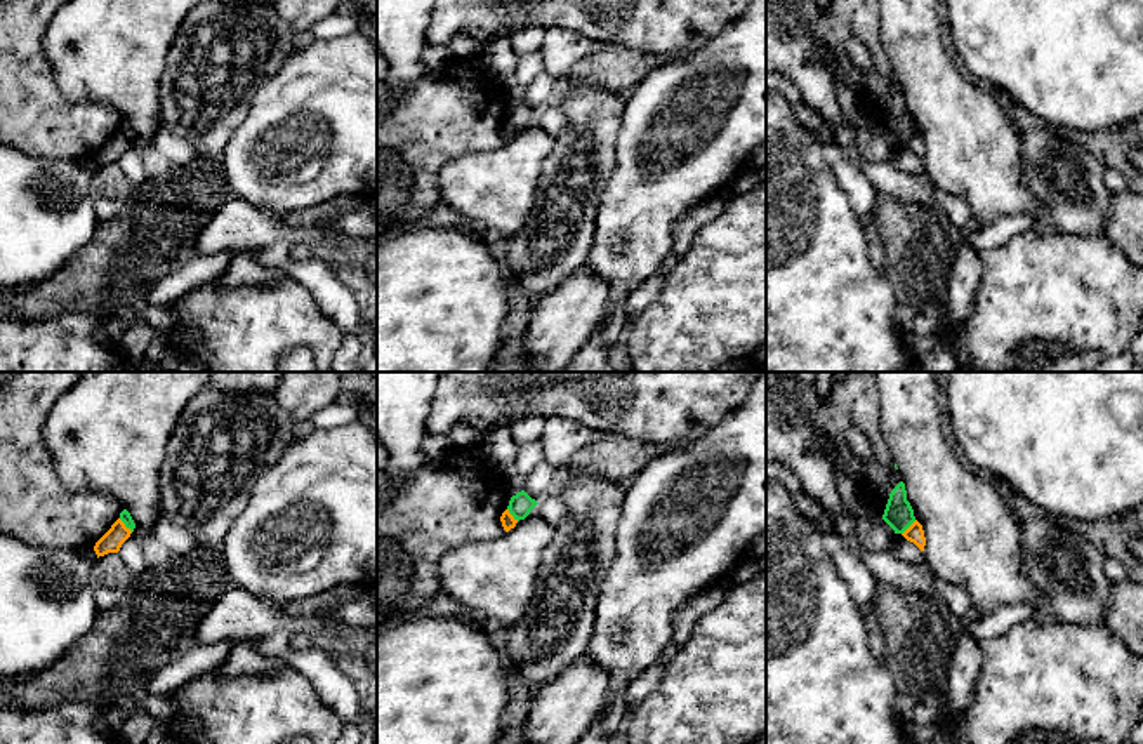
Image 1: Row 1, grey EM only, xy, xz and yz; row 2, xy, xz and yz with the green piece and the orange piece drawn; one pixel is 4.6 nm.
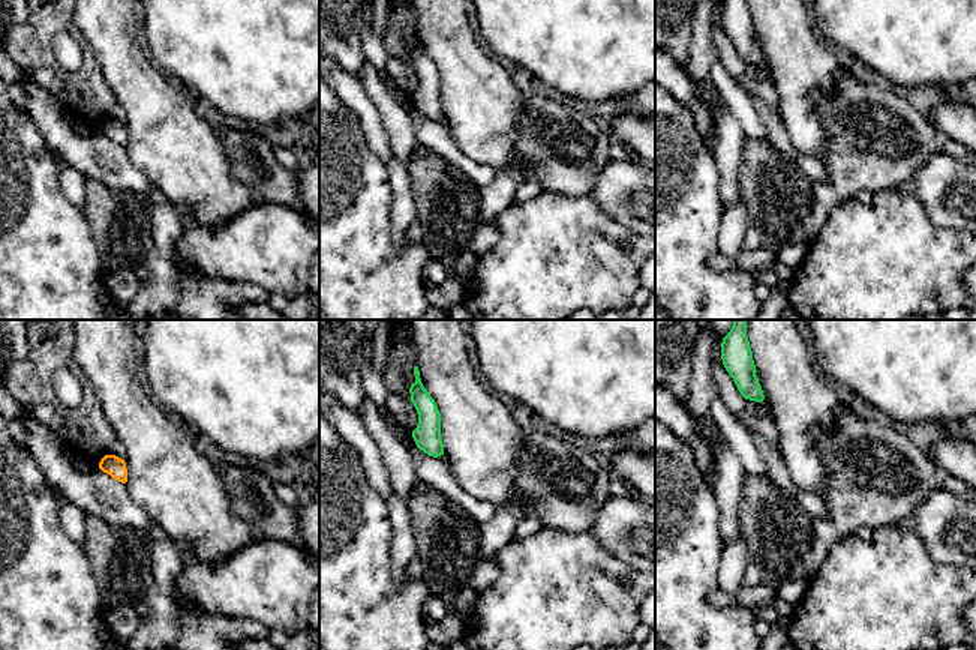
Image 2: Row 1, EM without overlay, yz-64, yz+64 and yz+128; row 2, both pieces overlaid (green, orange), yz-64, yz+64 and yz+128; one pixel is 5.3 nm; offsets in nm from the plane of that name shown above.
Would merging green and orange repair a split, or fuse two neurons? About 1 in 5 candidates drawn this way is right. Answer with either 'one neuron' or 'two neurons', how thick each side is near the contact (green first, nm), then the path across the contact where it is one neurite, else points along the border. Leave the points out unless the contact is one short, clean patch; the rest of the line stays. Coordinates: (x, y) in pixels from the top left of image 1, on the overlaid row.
two neurons | 50/100 nm | along xy (118, 518), (132, 531)

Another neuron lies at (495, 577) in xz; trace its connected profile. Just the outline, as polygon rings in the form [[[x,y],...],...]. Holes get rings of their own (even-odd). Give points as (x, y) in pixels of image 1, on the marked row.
[[[526,516],[502,537],[462,544],[438,561],[443,593],[474,617],[516,624],[533,595],[544,549],[556,528]]]

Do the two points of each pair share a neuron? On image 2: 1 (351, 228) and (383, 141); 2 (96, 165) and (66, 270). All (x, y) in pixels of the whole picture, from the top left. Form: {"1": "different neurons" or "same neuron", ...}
{"1": "different neurons", "2": "different neurons"}

